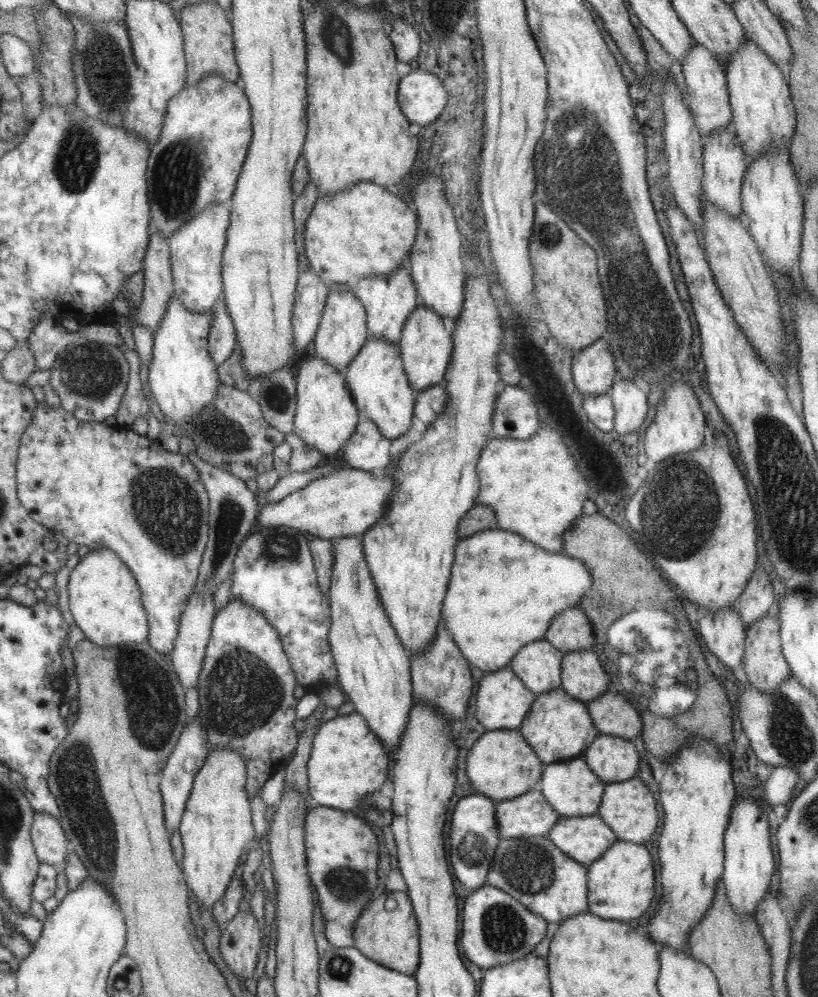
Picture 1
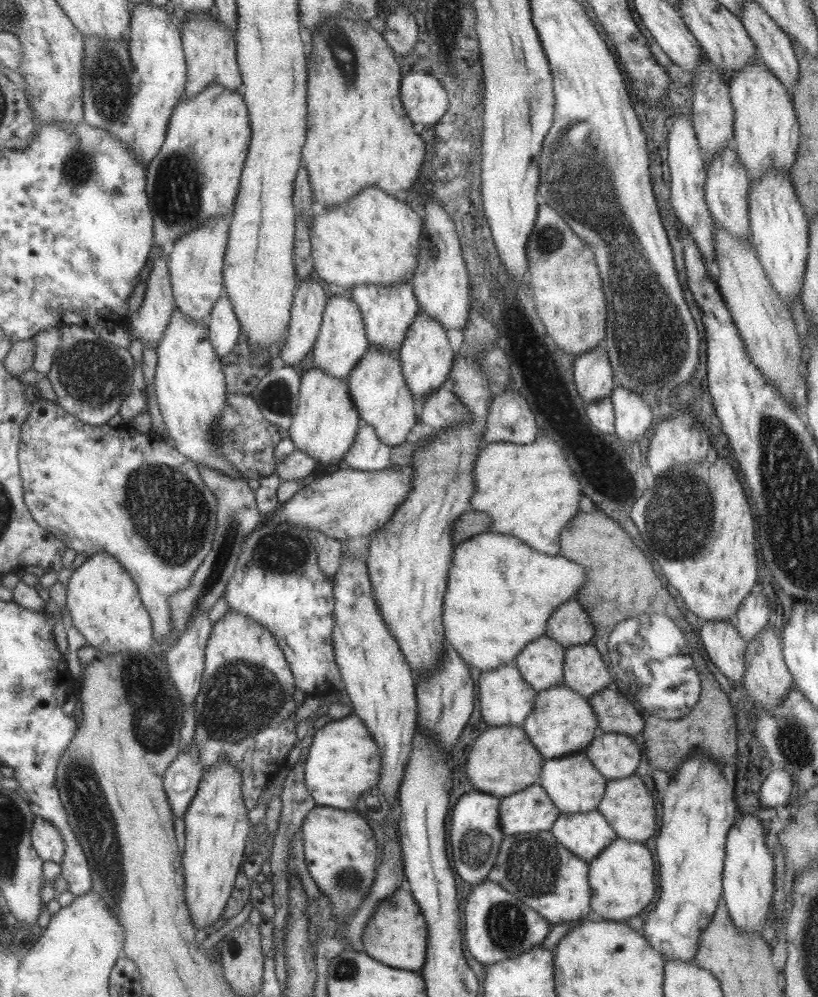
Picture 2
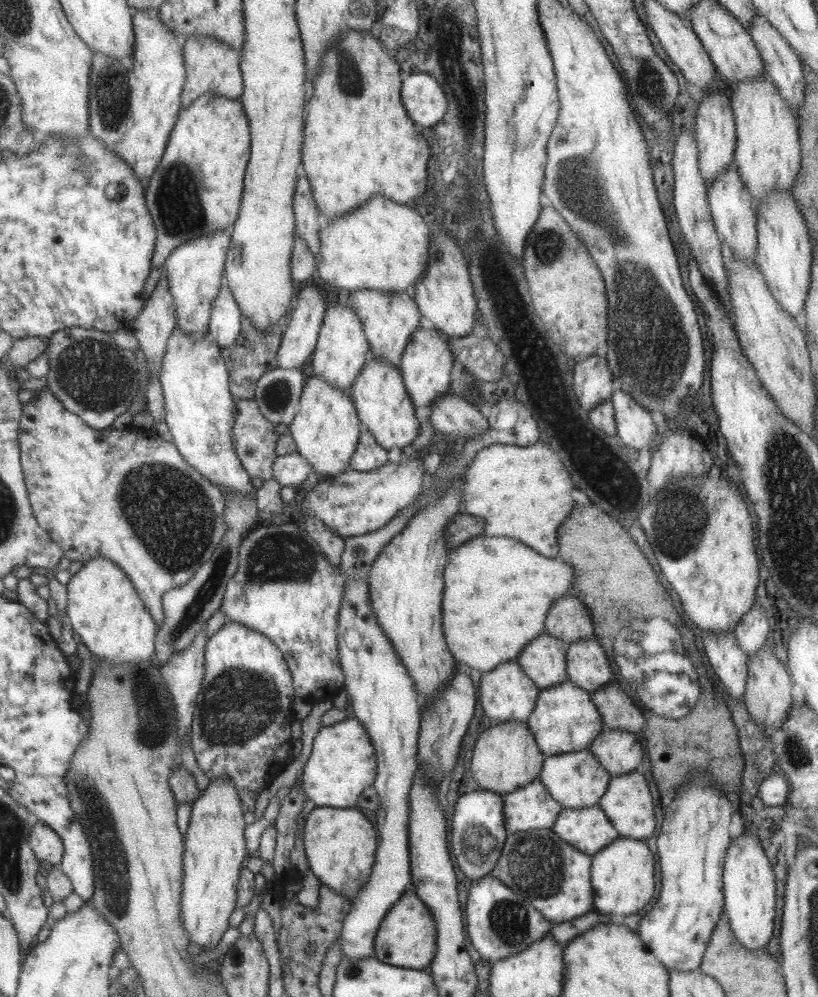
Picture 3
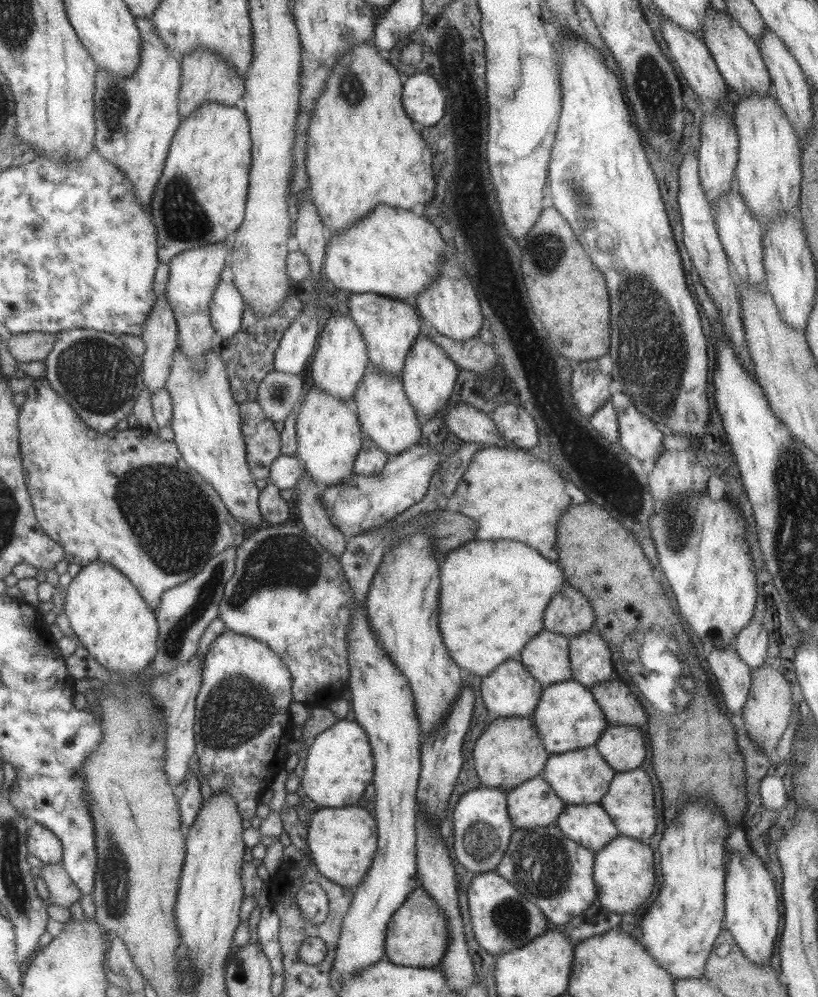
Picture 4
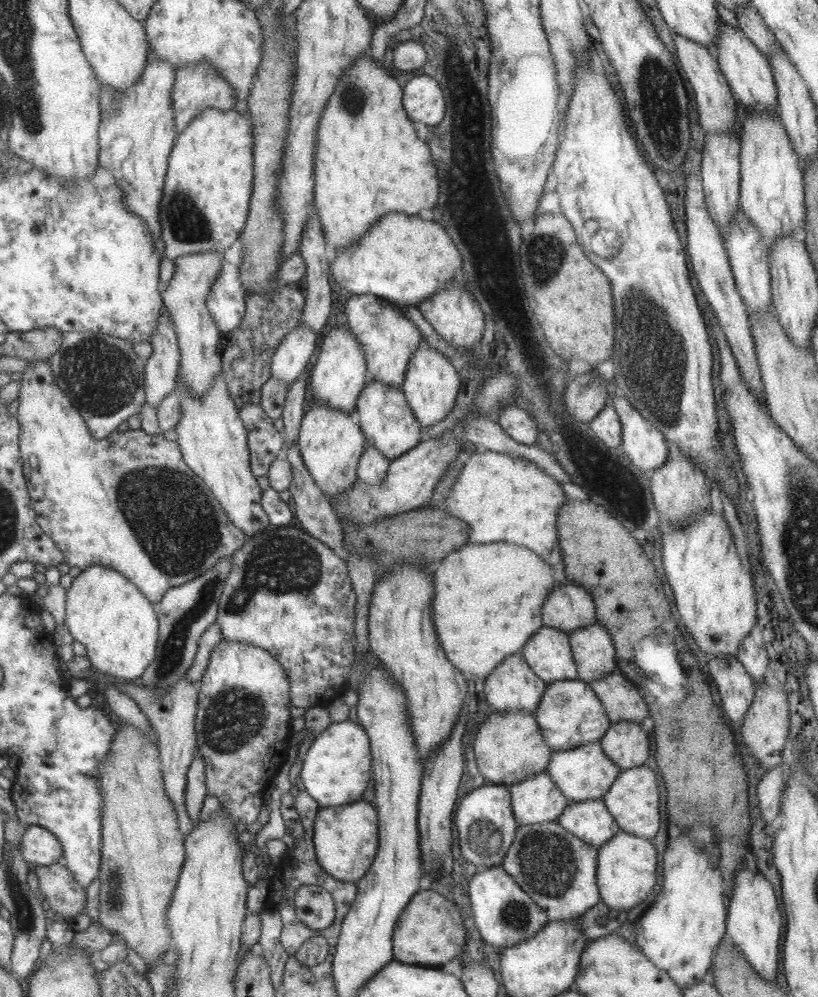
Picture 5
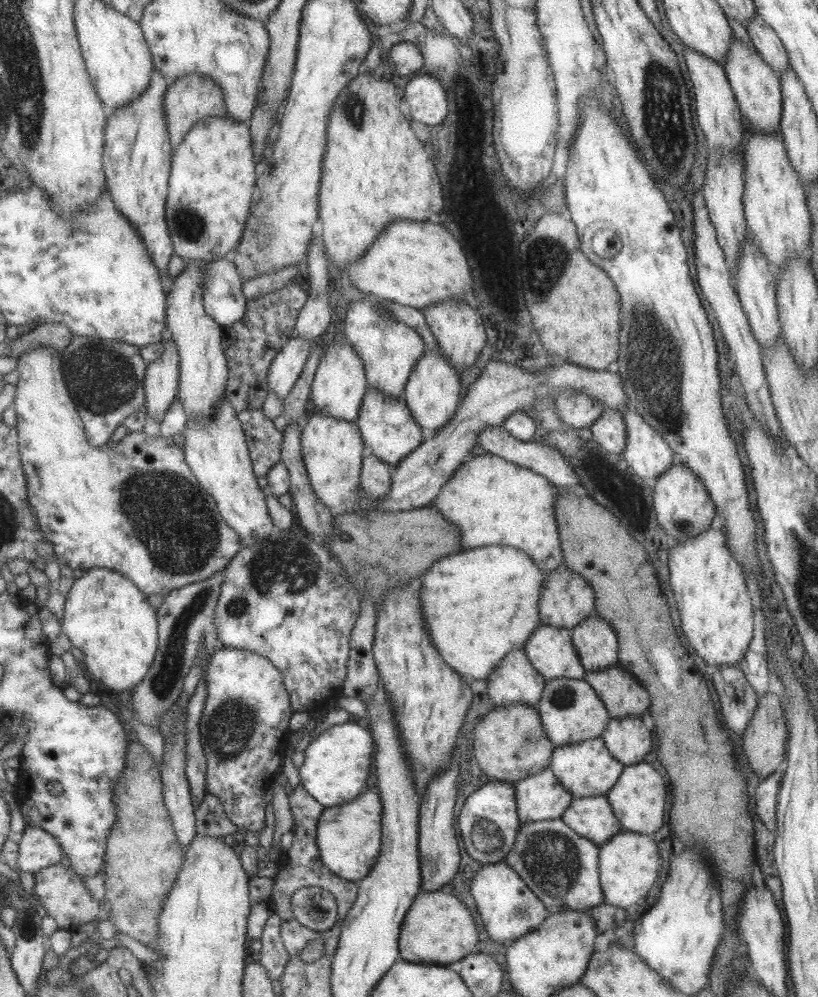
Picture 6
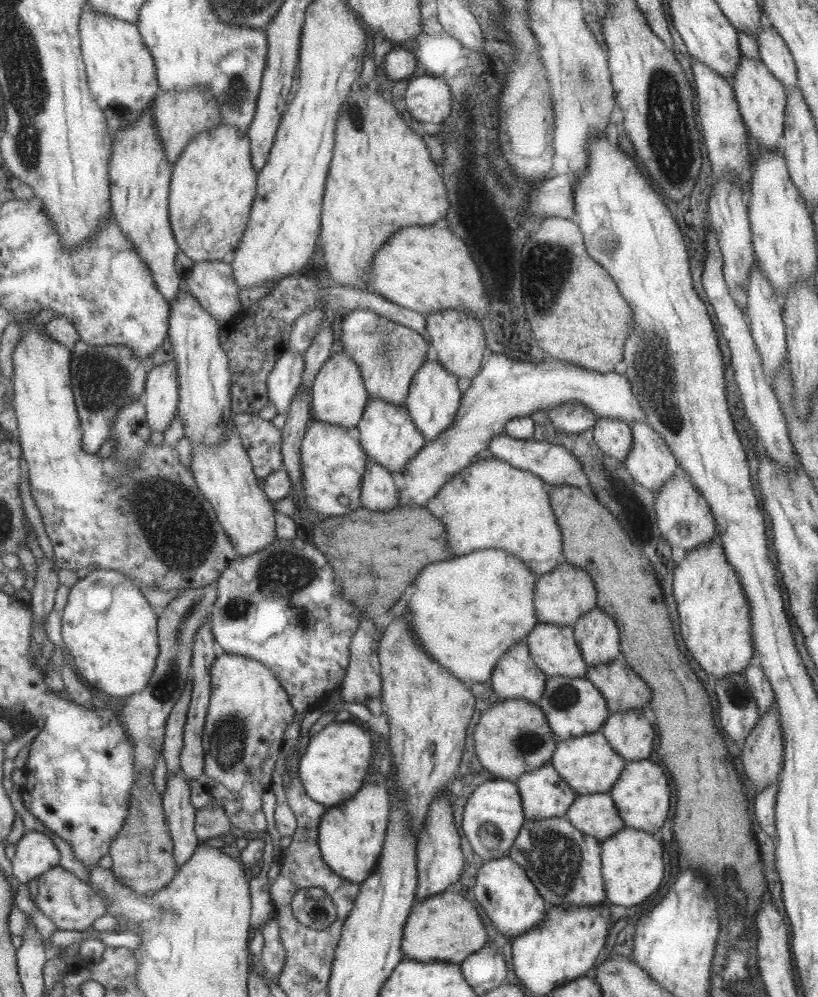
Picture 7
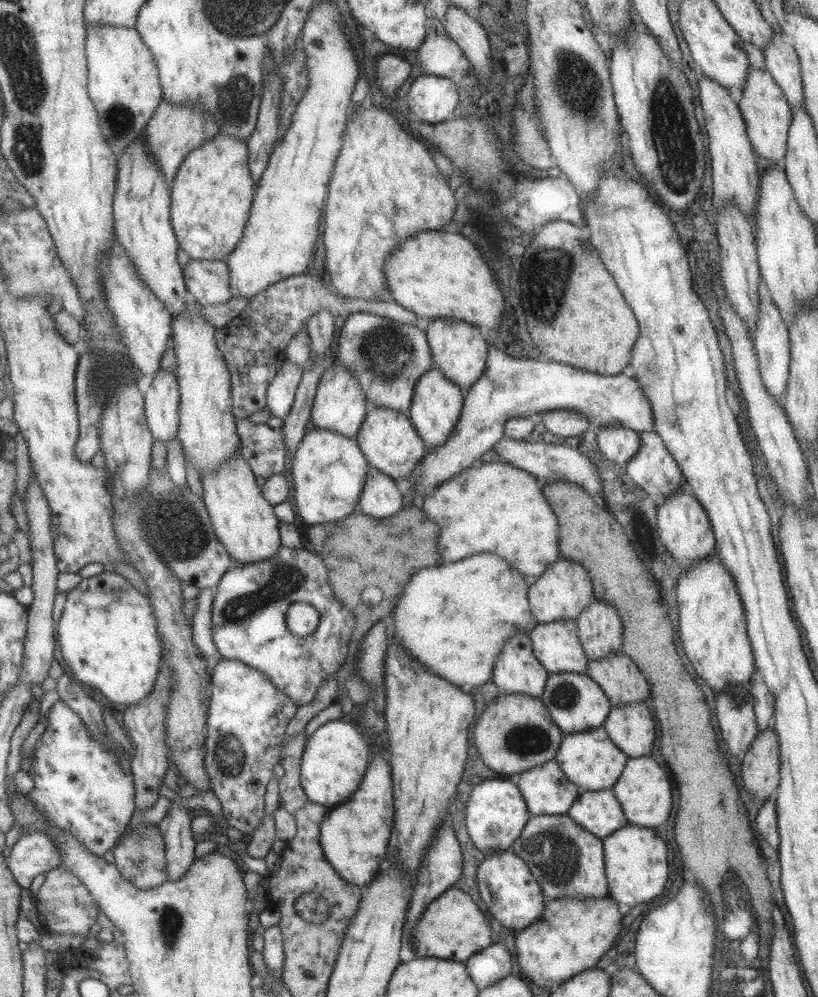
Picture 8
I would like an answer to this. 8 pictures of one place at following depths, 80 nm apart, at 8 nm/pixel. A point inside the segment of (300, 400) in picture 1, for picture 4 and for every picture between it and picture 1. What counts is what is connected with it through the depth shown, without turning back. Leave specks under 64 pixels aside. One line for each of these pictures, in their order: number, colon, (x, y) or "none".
2: (325, 421)
3: (325, 429)
4: (328, 435)

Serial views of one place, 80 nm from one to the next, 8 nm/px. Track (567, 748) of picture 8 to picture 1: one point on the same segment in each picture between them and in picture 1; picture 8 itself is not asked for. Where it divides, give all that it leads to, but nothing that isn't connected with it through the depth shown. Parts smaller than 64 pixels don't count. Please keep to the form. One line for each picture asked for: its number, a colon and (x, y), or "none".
1: (571, 789)
2: (571, 782)
3: (575, 779)
4: (581, 776)
5: (582, 773)
6: (585, 768)
7: (587, 763)

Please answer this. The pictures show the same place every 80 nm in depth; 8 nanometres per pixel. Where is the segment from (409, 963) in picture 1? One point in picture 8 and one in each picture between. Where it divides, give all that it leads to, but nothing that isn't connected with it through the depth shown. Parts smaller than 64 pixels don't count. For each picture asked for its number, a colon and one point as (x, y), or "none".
2: (395, 937)
3: (405, 938)
4: (415, 936)
5: (428, 932)
6: (437, 930)
7: (445, 927)
8: (452, 927)

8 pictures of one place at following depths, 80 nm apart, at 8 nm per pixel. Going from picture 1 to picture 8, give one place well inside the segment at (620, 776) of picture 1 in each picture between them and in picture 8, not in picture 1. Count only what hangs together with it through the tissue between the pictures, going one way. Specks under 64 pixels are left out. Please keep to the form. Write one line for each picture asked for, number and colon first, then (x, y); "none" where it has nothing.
2: (614, 756)
3: (618, 751)
4: (621, 747)
5: (624, 743)
6: (627, 739)
7: (629, 734)
8: (630, 727)

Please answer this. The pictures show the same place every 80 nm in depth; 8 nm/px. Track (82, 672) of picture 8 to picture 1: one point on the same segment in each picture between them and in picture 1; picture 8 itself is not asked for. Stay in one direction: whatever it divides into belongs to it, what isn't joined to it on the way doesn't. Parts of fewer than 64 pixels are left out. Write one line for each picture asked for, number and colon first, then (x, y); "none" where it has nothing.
1: (104, 599)
2: (105, 608)
3: (102, 606)
4: (108, 616)
5: (107, 614)
6: (106, 616)
7: (108, 628)

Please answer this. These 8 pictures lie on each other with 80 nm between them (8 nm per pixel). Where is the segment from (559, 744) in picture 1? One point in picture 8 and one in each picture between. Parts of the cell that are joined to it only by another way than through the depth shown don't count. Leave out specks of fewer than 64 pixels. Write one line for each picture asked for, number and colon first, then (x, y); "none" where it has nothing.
2: (561, 722)
3: (564, 719)
4: (566, 718)
5: (569, 714)
6: (570, 711)
7: (573, 707)
8: (575, 703)

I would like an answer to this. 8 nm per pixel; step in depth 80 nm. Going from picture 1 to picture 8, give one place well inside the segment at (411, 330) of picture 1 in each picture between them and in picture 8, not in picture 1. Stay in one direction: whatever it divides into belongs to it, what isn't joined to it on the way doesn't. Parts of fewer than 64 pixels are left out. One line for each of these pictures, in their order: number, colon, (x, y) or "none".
2: (426, 359)
3: (426, 362)
4: (428, 376)
5: (431, 381)
6: (431, 393)
7: (433, 398)
8: (435, 407)

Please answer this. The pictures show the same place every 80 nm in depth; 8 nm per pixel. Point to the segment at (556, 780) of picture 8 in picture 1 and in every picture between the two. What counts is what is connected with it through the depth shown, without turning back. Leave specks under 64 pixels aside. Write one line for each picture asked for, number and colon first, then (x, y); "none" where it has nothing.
1: (529, 814)
2: (529, 810)
3: (531, 807)
4: (532, 803)
5: (535, 800)
6: (540, 796)
7: (544, 794)

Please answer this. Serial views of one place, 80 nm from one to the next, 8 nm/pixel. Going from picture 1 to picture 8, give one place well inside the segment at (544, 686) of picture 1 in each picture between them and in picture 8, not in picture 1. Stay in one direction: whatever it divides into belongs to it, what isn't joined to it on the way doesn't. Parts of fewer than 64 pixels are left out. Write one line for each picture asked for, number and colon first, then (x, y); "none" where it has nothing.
2: (540, 661)
3: (543, 660)
4: (545, 656)
5: (547, 653)
6: (549, 650)
7: (552, 647)
8: (555, 645)

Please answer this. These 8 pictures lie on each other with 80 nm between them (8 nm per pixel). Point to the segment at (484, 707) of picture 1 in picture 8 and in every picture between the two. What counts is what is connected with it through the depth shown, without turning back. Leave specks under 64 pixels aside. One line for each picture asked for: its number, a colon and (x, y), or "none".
2: (504, 697)
3: (506, 693)
4: (509, 690)
5: (511, 685)
6: (513, 681)
7: (515, 676)
8: (516, 671)

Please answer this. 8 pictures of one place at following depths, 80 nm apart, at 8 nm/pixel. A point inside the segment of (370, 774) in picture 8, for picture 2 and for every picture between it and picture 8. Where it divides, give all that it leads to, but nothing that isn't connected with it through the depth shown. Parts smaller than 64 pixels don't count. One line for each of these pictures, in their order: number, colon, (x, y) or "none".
2: (339, 850)
3: (340, 844)
4: (342, 841)
5: (345, 839)
6: (348, 837)
7: (350, 837)

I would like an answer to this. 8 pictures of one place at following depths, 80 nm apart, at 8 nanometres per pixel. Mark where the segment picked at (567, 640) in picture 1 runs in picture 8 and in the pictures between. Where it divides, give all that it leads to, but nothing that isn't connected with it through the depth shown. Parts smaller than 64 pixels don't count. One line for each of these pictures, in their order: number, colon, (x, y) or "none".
2: (569, 624)
3: (568, 620)
4: (568, 613)
5: (568, 607)
6: (565, 600)
7: (561, 596)
8: (564, 589)

